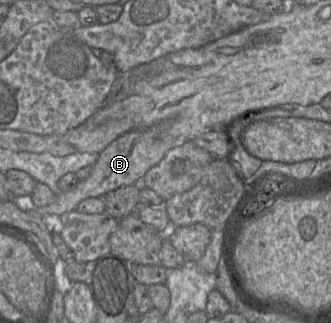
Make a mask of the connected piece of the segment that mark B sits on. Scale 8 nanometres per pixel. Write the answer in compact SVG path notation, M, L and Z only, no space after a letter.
M164 123L149 129L131 129L113 140L98 154L86 179L78 182L73 189L55 196L51 204L32 209L40 216L61 215L73 211L85 199L101 198L120 187L140 183L145 173L158 164L172 147L175 147L173 138L169 135L169 127Z

